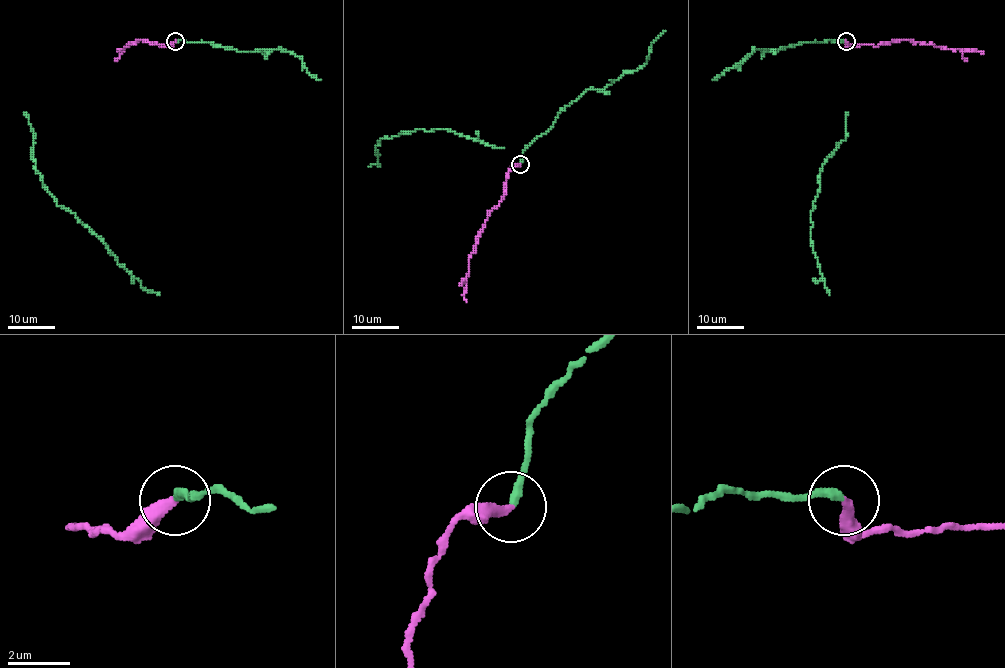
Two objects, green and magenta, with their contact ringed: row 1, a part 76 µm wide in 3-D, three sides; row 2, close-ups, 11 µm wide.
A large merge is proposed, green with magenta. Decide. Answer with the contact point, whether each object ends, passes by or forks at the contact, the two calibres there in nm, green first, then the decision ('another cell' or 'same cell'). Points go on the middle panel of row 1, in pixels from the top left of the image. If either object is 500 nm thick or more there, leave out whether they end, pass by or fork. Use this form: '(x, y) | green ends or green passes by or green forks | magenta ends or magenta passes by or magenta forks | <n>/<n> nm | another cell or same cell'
(520, 164) | green ends | magenta ends | 260/380 nm | same cell

